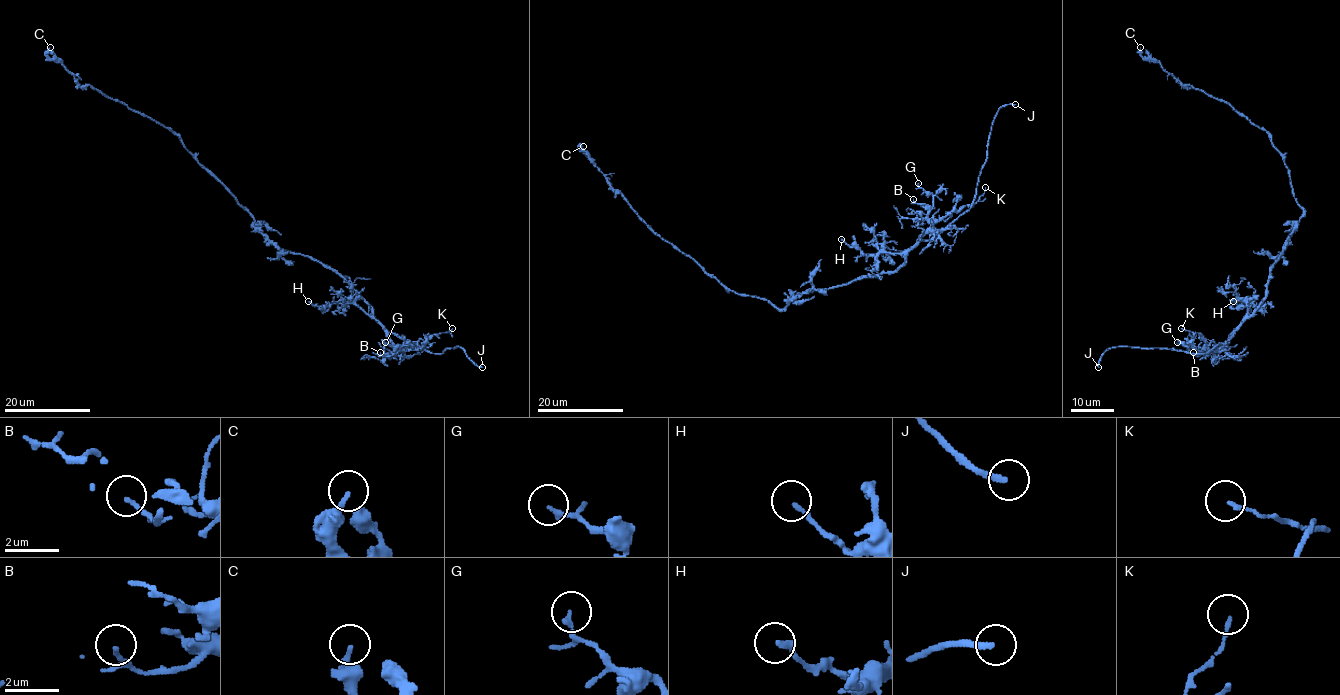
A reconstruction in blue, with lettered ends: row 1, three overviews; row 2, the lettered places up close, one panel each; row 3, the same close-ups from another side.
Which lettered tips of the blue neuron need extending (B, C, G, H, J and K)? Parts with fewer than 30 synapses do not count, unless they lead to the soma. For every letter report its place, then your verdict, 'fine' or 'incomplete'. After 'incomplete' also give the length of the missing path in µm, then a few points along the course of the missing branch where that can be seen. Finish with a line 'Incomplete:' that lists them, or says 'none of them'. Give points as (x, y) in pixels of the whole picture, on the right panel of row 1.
B: at (1193, 352); fine
C: at (1140, 47); fine
G: at (1177, 342); fine
H: at (1233, 301); fine
J: at (1098, 367); incomplete; about 10 µm are missing; missing branch runs (1098, 367), (1110, 374), (1118, 371), (1113, 372)
K: at (1181, 328); fine
Incomplete: J

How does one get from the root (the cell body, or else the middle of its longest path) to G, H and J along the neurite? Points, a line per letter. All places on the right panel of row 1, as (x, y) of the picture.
G: (1285, 240), (1283, 252), (1271, 266), (1266, 298), (1220, 349), (1203, 352), (1177, 342)
H: (1285, 240), (1283, 252), (1271, 266), (1266, 298), (1251, 314), (1248, 314), (1249, 304), (1241, 307), (1233, 301)
J: (1285, 240), (1283, 252), (1271, 266), (1266, 298), (1228, 340), (1206, 353), (1114, 347), (1104, 353), (1098, 367)

